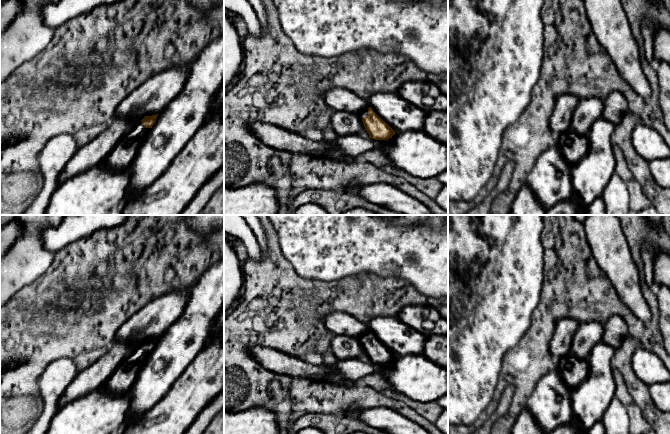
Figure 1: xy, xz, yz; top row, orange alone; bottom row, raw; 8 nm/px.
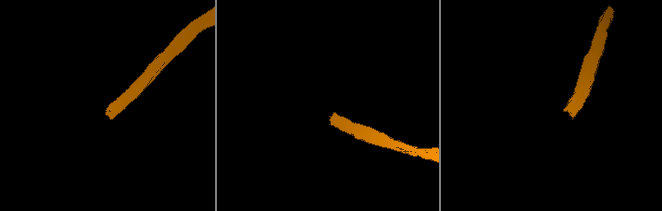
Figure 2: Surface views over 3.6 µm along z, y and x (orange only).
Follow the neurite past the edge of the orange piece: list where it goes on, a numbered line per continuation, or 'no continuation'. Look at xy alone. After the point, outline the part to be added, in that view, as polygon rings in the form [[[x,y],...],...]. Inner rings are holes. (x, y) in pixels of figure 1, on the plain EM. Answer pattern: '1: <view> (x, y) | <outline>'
1: xy (122, 379) | [[[141,345],[133,351],[117,366],[113,374],[105,382],[104,386],[111,392],[130,391],[136,377],[149,357],[151,352],[145,352]]]

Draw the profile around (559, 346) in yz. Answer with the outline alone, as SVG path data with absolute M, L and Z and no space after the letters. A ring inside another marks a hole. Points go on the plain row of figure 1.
M564 318L557 322L549 344L551 356L558 359L570 353L570 345L579 323L572 318Z

